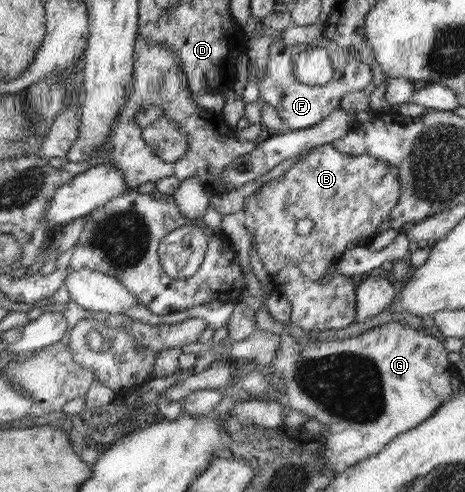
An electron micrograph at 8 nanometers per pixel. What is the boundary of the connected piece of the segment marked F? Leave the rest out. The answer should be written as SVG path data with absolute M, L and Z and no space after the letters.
M324 35L307 45L308 48L325 48L329 51L333 77L325 86L306 86L298 82L294 74L294 58L303 46L285 46L284 42L275 40L270 44L267 71L259 84L260 99L272 106L281 115L289 130L311 129L319 124L326 116L340 108L340 102L345 95L367 88L371 85L372 69L369 64L361 62L357 50L349 50L336 42L325 38Z

